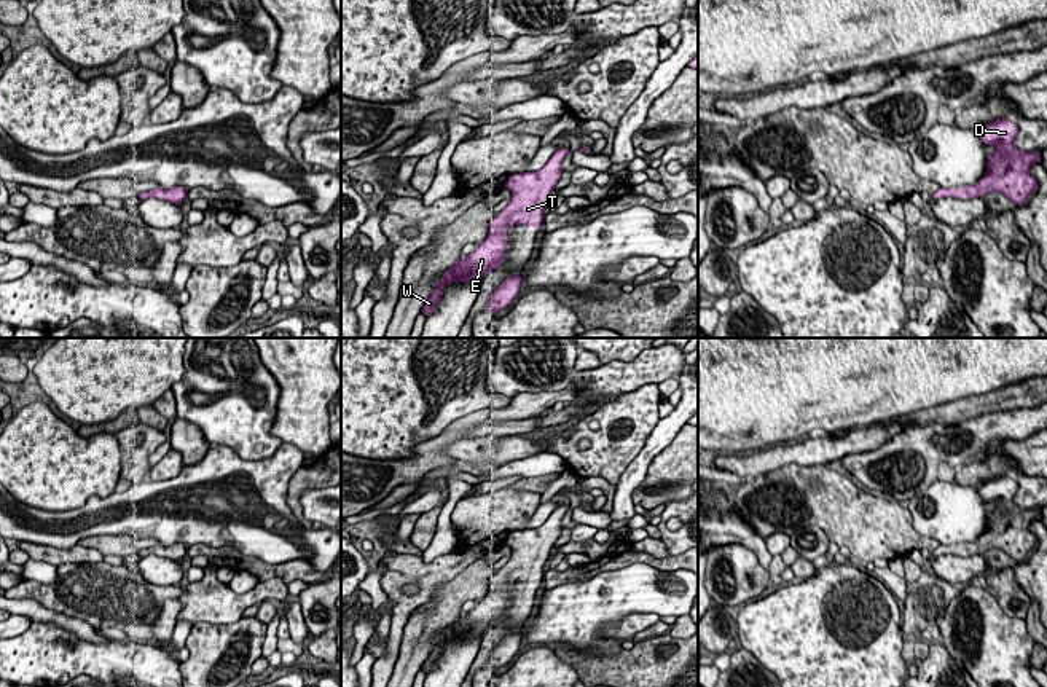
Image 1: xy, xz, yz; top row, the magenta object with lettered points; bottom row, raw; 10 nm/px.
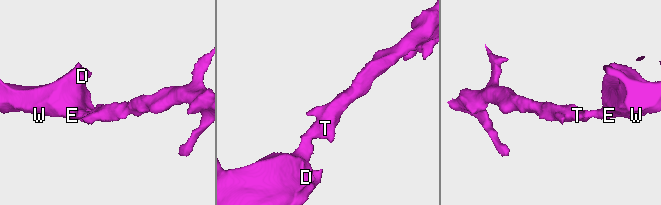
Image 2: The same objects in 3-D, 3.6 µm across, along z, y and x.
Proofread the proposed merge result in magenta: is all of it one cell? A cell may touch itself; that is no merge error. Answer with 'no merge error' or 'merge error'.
no merge error

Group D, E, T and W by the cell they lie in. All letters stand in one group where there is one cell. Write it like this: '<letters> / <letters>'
D E T W

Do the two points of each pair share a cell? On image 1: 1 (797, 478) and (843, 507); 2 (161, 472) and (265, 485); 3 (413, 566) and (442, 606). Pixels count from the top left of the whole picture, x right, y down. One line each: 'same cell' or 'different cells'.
1: same cell
2: different cells
3: different cells

